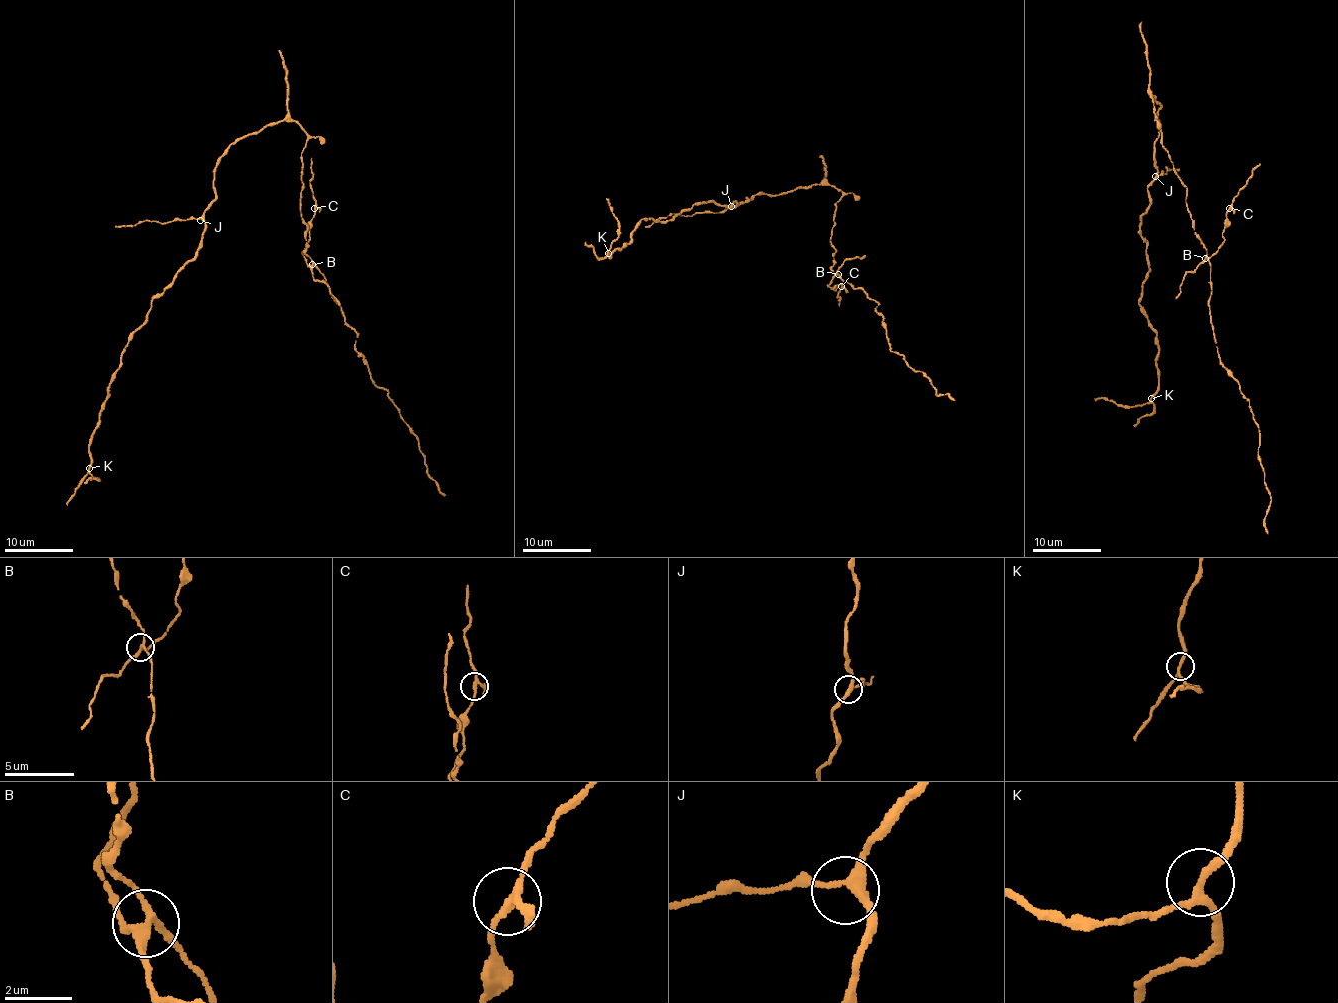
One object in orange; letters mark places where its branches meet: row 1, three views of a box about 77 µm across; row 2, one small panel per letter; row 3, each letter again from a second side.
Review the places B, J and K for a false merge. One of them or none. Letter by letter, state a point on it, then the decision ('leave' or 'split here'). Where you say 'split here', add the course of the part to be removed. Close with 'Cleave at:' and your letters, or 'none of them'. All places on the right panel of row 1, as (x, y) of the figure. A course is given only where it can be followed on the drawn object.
B: at (1205, 258); split here; foreign part runs (1205, 257), (1209, 258), (1224, 240), (1227, 209), (1261, 163)
J: at (1155, 176); leave
K: at (1151, 398); leave
Cleave at: B

